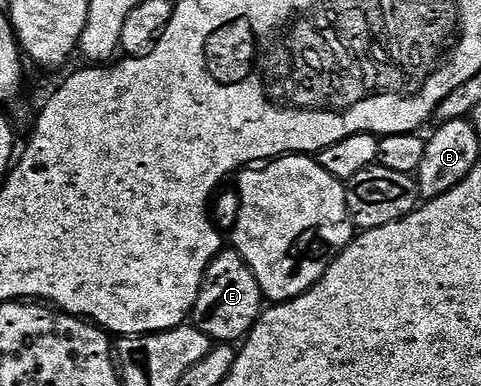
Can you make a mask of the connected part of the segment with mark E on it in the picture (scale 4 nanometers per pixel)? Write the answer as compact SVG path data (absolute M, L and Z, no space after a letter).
M224 247L204 273L204 282L192 309L192 317L196 328L211 337L213 342L236 343L247 337L248 332L256 326L265 301L258 287L258 279L254 279L242 255L231 247Z

